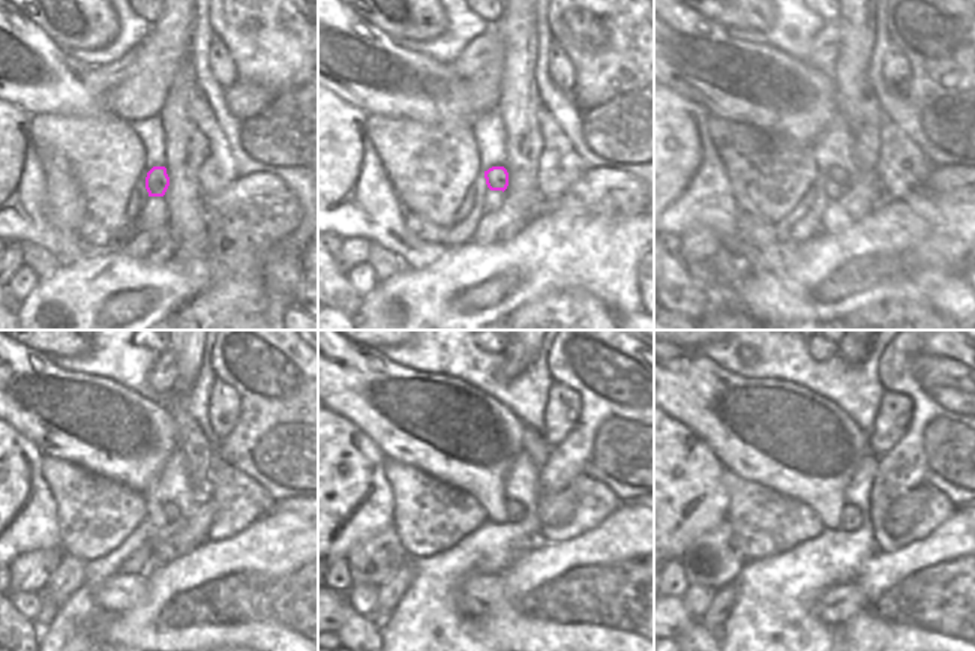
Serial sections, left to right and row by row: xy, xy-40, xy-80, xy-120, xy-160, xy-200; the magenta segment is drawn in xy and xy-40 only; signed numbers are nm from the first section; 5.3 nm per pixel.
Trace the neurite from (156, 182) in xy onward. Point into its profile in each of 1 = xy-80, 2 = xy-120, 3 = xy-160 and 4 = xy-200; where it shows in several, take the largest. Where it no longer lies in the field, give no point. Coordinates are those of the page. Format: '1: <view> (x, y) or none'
1: xy-80 (836, 174)
2: xy-120 (171, 510)
3: xy-160 (513, 510)
4: xy-200 (851, 516)

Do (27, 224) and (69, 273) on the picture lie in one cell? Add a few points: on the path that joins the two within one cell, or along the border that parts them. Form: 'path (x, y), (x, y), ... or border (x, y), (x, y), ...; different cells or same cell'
border (80, 260), (62, 263); different cells

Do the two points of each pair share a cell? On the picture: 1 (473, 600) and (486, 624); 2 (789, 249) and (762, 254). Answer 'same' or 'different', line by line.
1: different
2: same

